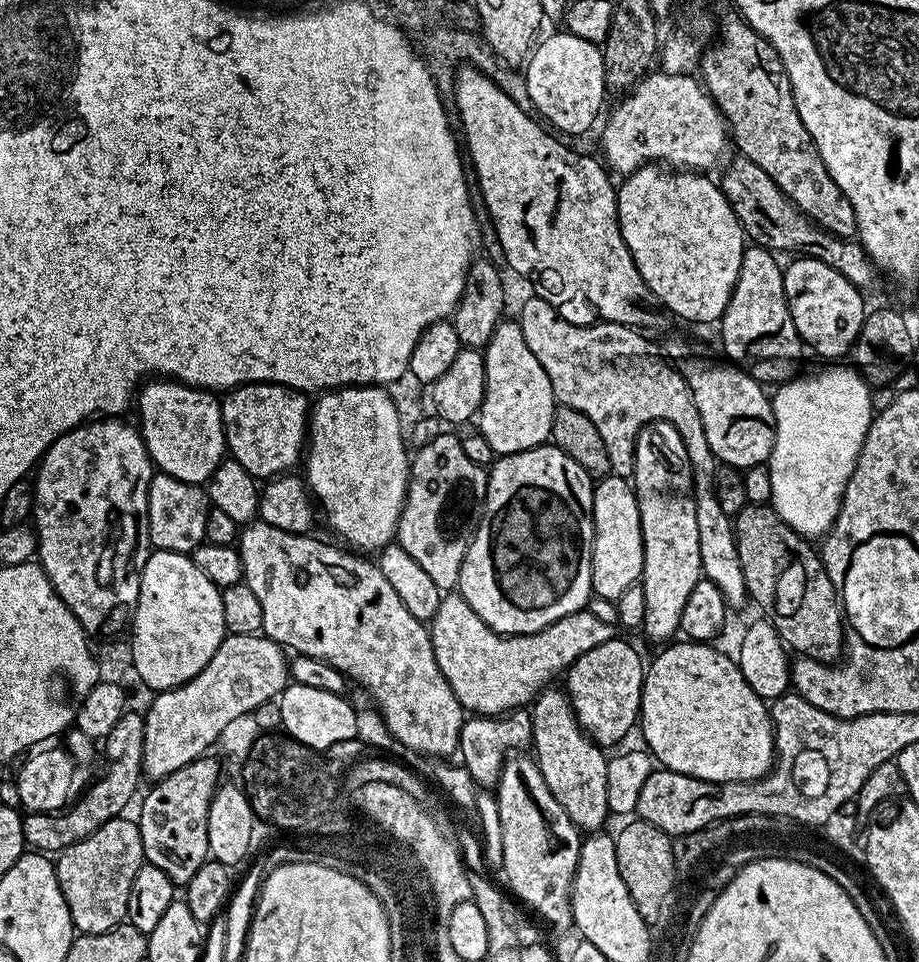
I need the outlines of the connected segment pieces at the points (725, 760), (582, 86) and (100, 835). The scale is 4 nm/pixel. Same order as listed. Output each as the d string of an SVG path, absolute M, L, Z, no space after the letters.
M683 642L684 644L669 643L656 657L653 658L652 664L647 665L644 673L644 693L640 699L640 714L638 717L639 727L644 727L644 740L647 751L651 753L663 767L678 774L693 776L706 782L715 784L739 784L741 782L751 782L754 780L763 780L769 772L772 771L776 763L776 733L772 722L772 713L766 700L754 692L746 678L743 677L742 670L739 668L737 661L727 656L724 652L712 648L708 642Z
M567 30L559 31L531 49L526 60L526 96L557 133L579 138L591 133L592 123L601 119L600 107L606 97L604 54L601 45L586 42L586 38L578 38Z
M126 816L112 819L89 838L57 855L56 877L66 898L72 925L81 935L109 932L127 919L130 888L145 862L140 825Z

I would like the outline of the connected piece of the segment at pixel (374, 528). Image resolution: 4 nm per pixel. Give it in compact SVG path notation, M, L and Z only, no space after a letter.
M361 384L351 388L333 388L325 391L317 400L320 401L317 404L315 401L310 408L306 437L308 491L312 493L323 515L324 512L328 515L329 526L345 540L343 543L349 549L379 550L385 544L393 543L396 524L400 521L408 493L410 448L406 443L406 432L399 422L398 410L392 401L392 393L384 386Z

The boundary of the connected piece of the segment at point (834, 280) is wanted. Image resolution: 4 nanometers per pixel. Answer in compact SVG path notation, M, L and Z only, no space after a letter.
M796 258L792 265L784 268L784 297L790 310L790 318L794 318L794 326L798 330L801 341L808 344L823 359L828 362L836 362L847 357L852 351L858 334L862 330L862 322L866 315L864 308L865 293L861 289L855 288L838 270L826 266L826 262L813 260L811 258Z

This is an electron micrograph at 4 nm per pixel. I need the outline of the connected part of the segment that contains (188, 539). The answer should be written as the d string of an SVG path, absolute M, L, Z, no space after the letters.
M153 475L148 487L148 522L146 535L153 549L161 552L192 553L205 543L206 518L210 501L207 491L199 484L182 482L173 476Z

